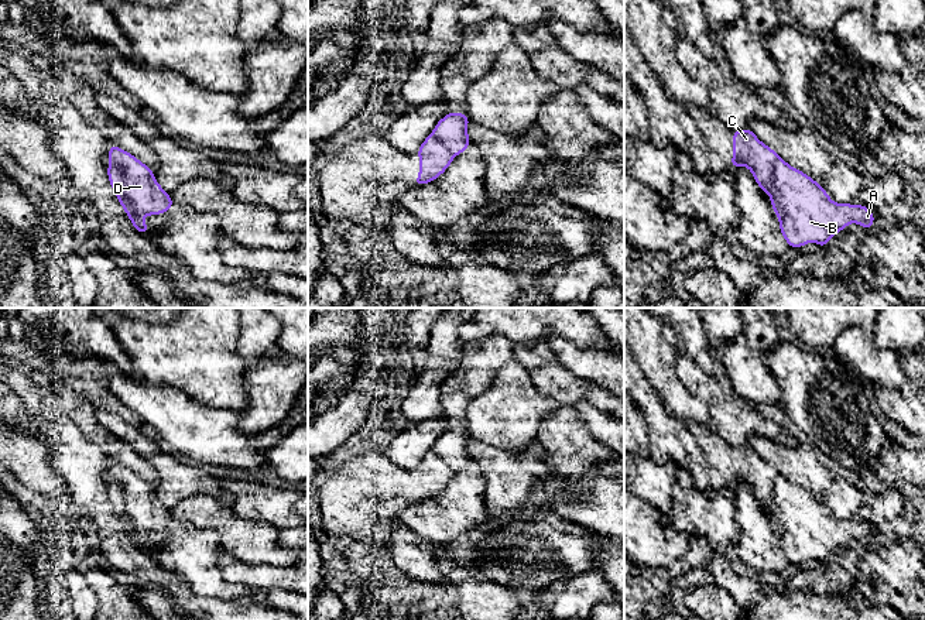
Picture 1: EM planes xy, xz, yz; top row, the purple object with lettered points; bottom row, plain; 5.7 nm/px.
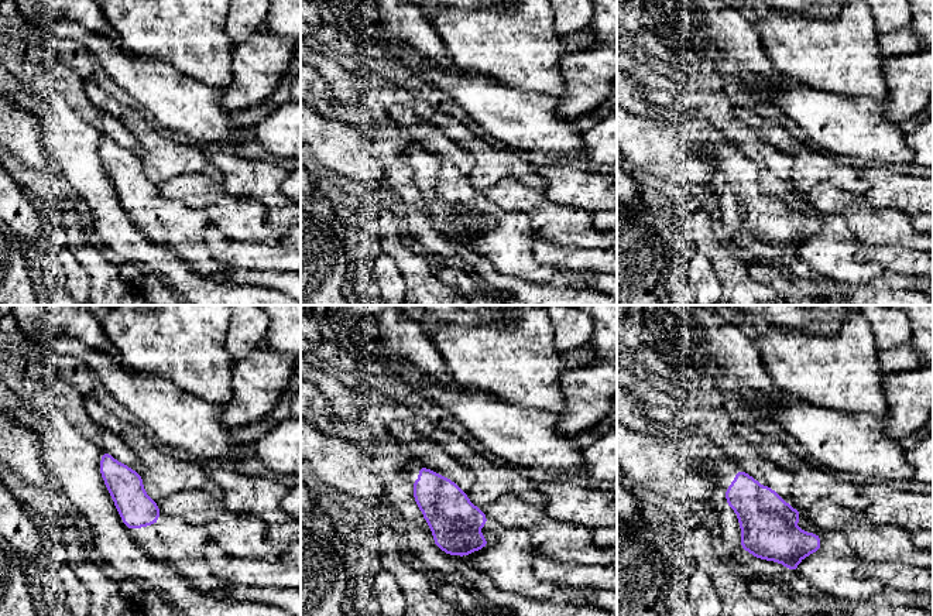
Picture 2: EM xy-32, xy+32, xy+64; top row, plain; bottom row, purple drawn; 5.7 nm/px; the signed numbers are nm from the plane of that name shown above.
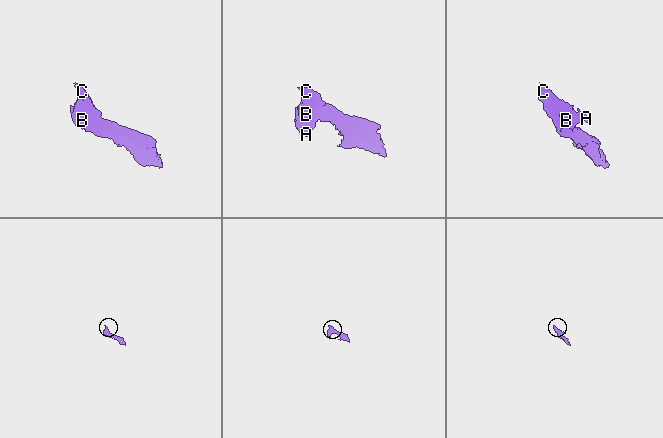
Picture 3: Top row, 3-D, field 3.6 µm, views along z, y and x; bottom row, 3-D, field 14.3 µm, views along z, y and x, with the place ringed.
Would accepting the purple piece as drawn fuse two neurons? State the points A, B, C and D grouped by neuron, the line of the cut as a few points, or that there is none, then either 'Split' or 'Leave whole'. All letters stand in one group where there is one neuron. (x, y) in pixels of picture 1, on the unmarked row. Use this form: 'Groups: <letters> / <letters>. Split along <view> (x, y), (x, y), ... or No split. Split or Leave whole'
Groups: A B / C D. Split along xy (110, 476), (119, 482), (123, 495), (123, 510), (140, 534). Split

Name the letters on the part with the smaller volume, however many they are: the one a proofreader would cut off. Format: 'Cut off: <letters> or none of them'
Cut off: C, D

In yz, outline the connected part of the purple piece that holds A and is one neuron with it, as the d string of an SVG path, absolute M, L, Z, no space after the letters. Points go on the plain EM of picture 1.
M778 475L774 484L771 523L789 564L811 558L825 564L849 539L871 545L874 530L864 521L836 520L805 489Z

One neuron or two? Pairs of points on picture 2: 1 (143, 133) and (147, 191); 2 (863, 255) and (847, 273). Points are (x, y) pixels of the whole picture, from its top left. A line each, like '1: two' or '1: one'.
1: two
2: two

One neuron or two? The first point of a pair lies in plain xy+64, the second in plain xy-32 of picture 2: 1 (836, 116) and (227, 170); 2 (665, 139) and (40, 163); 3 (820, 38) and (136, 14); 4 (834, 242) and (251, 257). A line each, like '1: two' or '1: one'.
1: two
2: one
3: one
4: two

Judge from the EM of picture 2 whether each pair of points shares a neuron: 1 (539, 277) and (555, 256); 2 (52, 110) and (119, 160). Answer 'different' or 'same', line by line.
1: different
2: different

